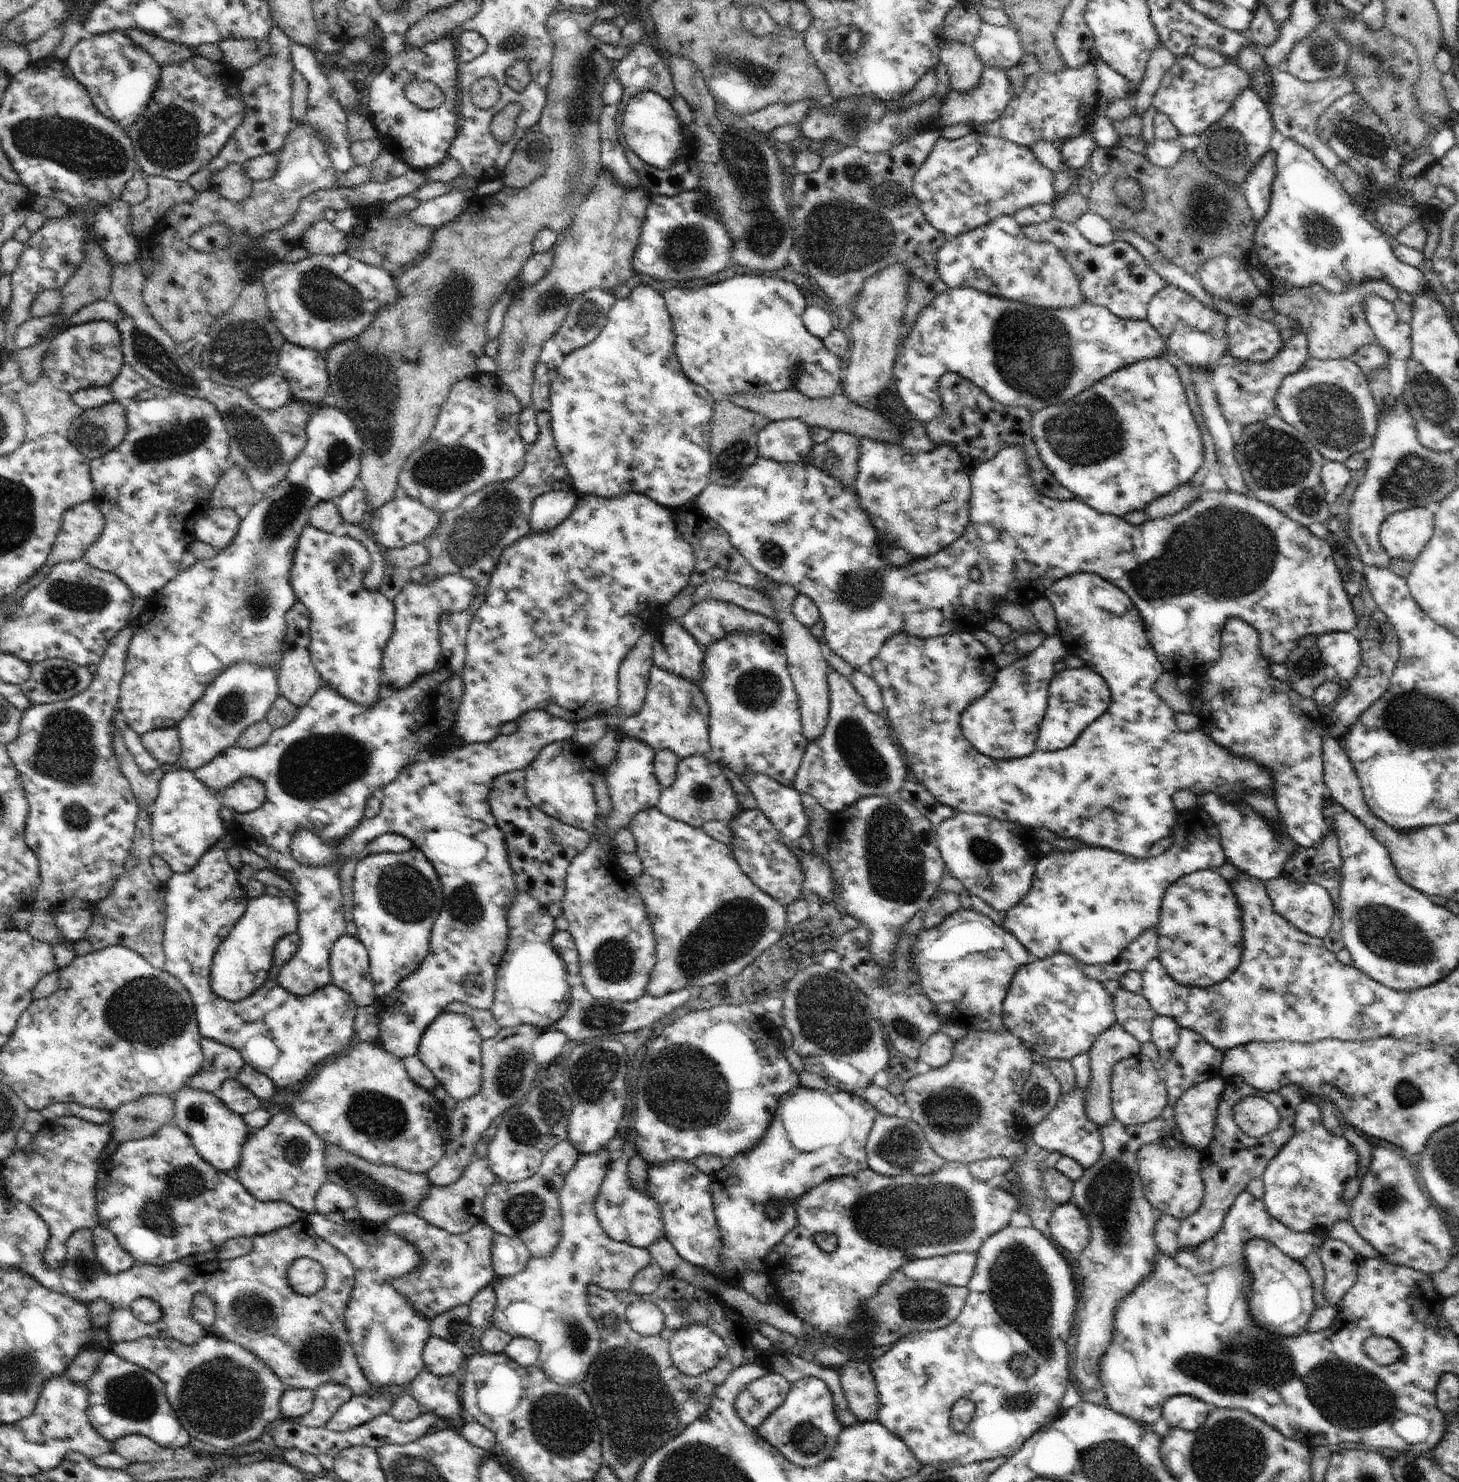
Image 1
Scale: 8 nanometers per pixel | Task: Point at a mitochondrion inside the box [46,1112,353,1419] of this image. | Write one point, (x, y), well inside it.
(319, 1353)

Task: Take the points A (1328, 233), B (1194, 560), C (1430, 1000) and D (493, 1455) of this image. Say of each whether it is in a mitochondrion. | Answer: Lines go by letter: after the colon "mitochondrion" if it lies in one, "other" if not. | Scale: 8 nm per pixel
A: mitochondrion
B: mitochondrion
C: other
D: other

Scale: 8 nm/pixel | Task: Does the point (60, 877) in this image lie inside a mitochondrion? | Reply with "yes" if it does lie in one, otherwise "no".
no

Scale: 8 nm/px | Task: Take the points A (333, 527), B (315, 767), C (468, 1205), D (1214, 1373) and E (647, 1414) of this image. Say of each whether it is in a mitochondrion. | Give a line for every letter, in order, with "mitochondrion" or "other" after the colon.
A: other
B: mitochondrion
C: other
D: mitochondrion
E: mitochondrion

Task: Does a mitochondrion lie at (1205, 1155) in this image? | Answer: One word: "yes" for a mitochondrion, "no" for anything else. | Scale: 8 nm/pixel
no

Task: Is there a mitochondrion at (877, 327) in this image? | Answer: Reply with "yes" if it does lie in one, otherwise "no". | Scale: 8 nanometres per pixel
no

